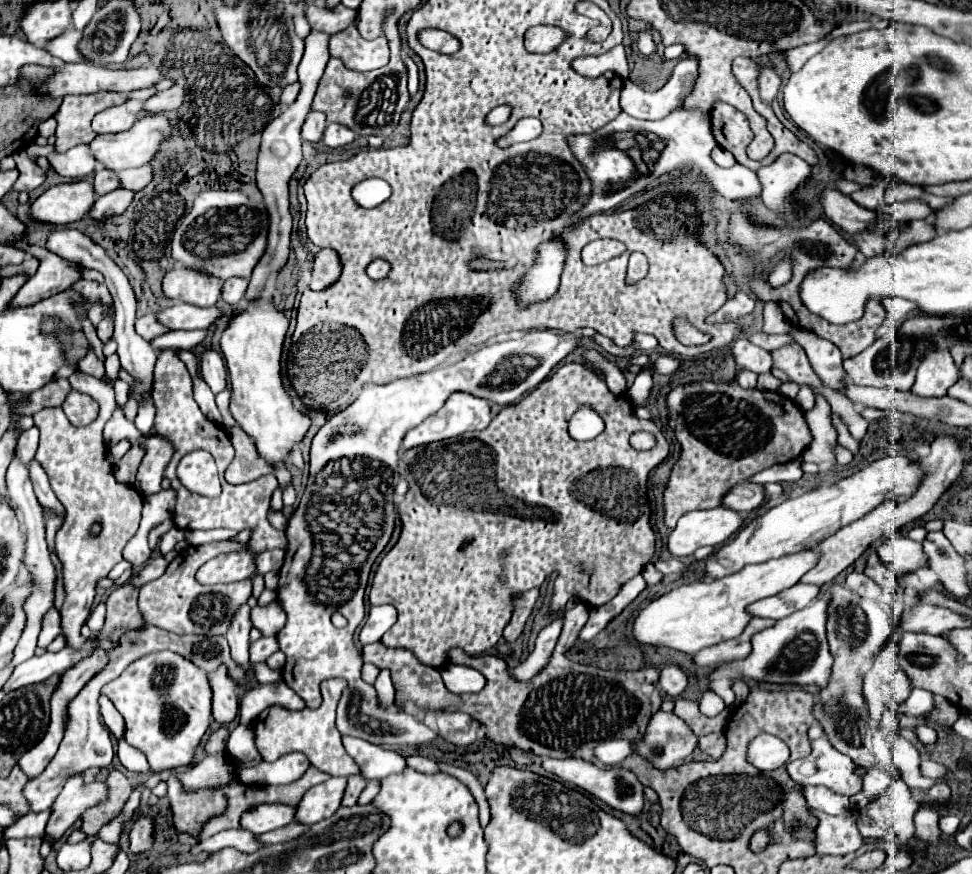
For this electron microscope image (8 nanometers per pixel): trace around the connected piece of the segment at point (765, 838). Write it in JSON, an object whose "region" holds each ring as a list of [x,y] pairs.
{"region":[[[768,827],[756,829],[756,831],[754,831],[754,835],[750,837],[750,849],[752,849],[754,853],[758,853],[758,851],[764,851],[764,849],[770,845],[770,841],[772,841],[770,833],[772,833],[772,831],[768,831]]]}

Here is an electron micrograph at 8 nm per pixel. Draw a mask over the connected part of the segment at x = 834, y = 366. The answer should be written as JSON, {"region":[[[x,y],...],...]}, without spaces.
{"region":[[[792,327],[788,335],[798,345],[802,345],[802,349],[806,351],[816,375],[828,387],[832,387],[834,391],[840,391],[842,389],[842,379],[846,379],[846,375],[844,375],[842,367],[838,367],[840,351],[836,349],[836,345],[822,339],[822,337],[816,337],[814,333],[808,333],[808,331],[802,331],[802,329],[796,329],[796,327]]]}

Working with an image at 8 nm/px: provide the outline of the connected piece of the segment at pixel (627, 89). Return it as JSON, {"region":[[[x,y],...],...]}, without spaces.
{"region":[[[684,57],[676,63],[668,83],[660,91],[642,91],[629,79],[624,81],[620,95],[622,111],[636,119],[662,119],[682,107],[682,101],[694,89],[698,77],[698,63],[694,57]]]}

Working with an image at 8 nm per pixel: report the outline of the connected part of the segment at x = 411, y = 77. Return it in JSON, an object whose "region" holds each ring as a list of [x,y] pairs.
{"region":[[[404,55],[404,65],[406,65],[406,69],[408,70],[408,92],[410,98],[413,98],[419,88],[419,74],[418,67],[416,67],[416,63],[412,61],[412,57],[410,55]]]}

